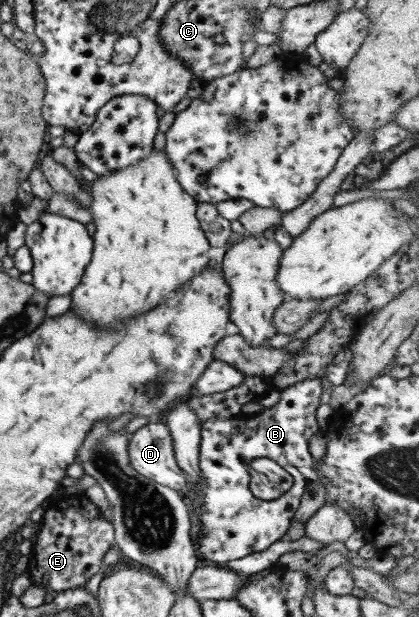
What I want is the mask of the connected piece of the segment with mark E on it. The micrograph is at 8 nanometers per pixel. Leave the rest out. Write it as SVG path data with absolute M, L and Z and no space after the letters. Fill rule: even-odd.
M83 493L48 502L39 523L40 529L32 540L32 549L24 570L31 586L57 593L84 587L89 577L97 574L105 552L115 545L112 521L105 519L103 513Z

